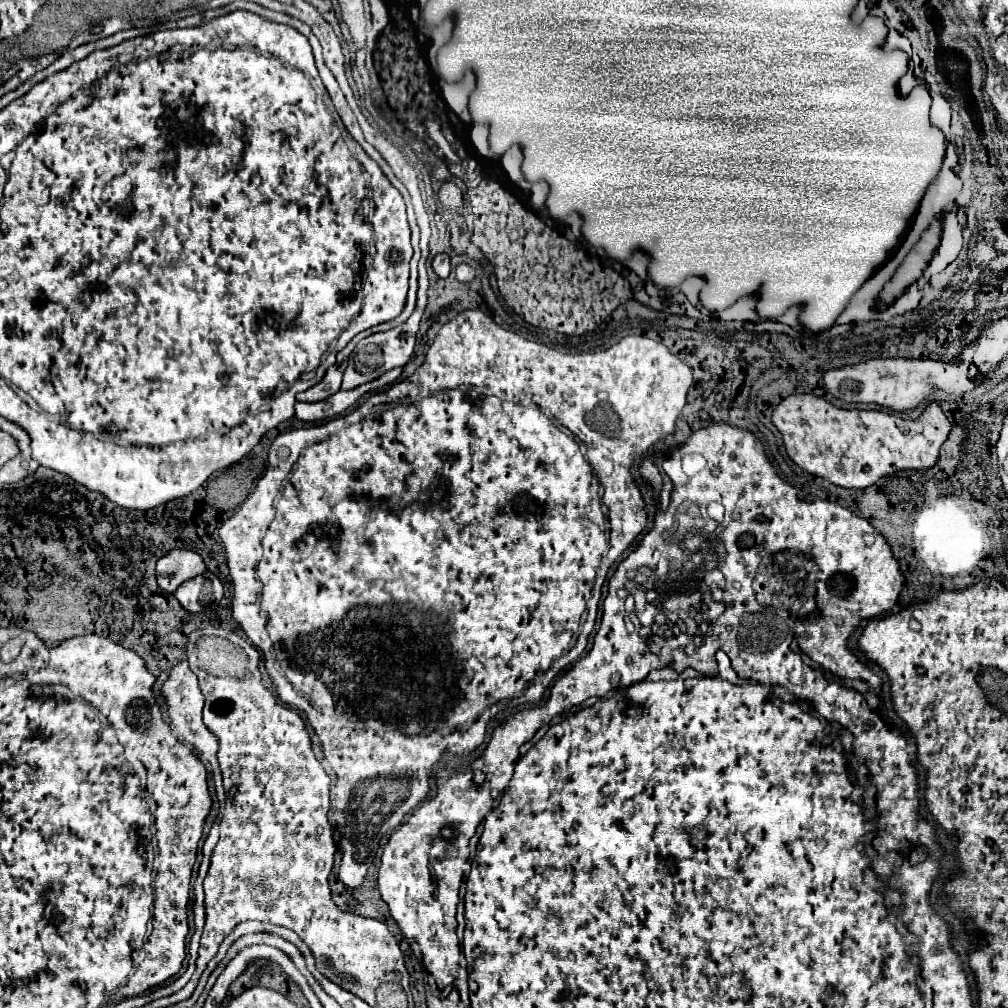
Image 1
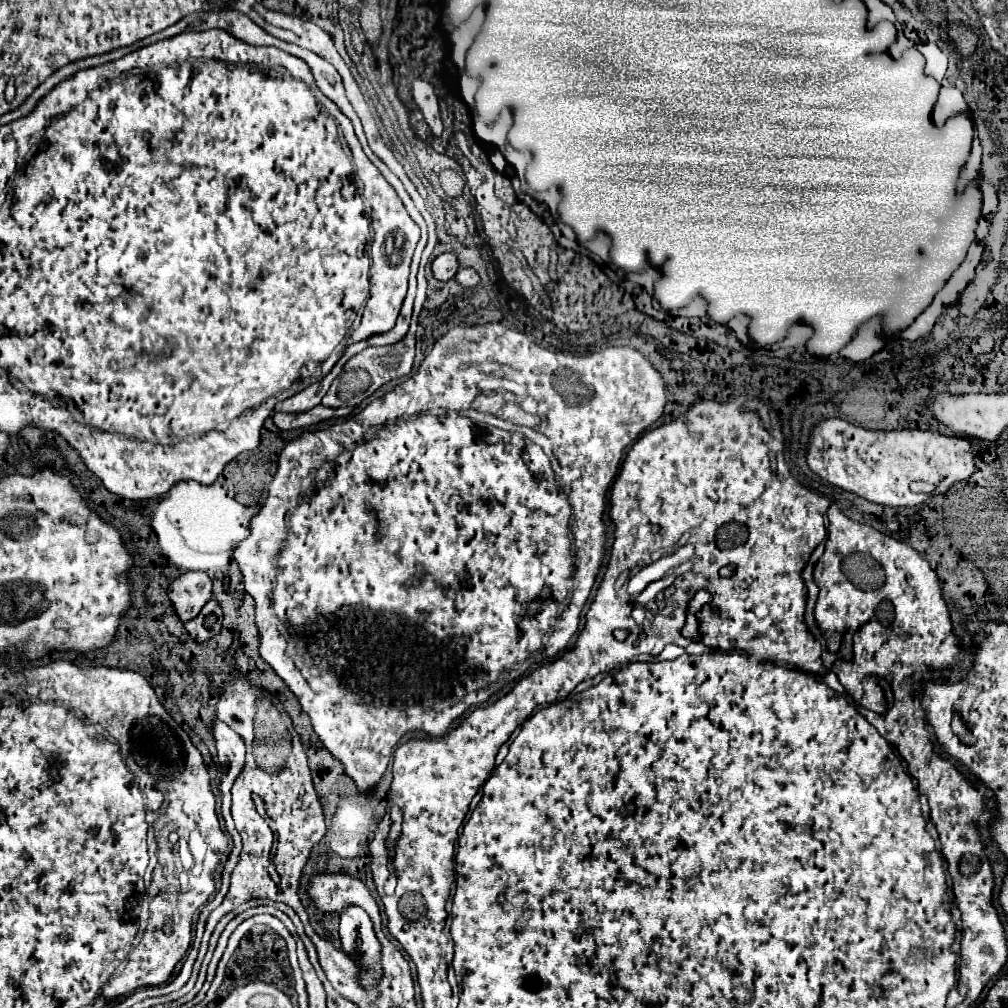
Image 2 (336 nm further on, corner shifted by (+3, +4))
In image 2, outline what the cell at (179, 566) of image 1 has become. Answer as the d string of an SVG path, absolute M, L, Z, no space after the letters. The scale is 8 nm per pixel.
M186 572L172 582L168 596L180 620L188 622L196 618L202 606L212 598L212 580L206 572Z

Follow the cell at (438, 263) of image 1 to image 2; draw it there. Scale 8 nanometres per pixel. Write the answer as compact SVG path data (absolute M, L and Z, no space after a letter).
M440 254L434 262L432 262L432 272L438 280L442 282L448 282L456 276L460 264L458 264L458 258L454 254Z

